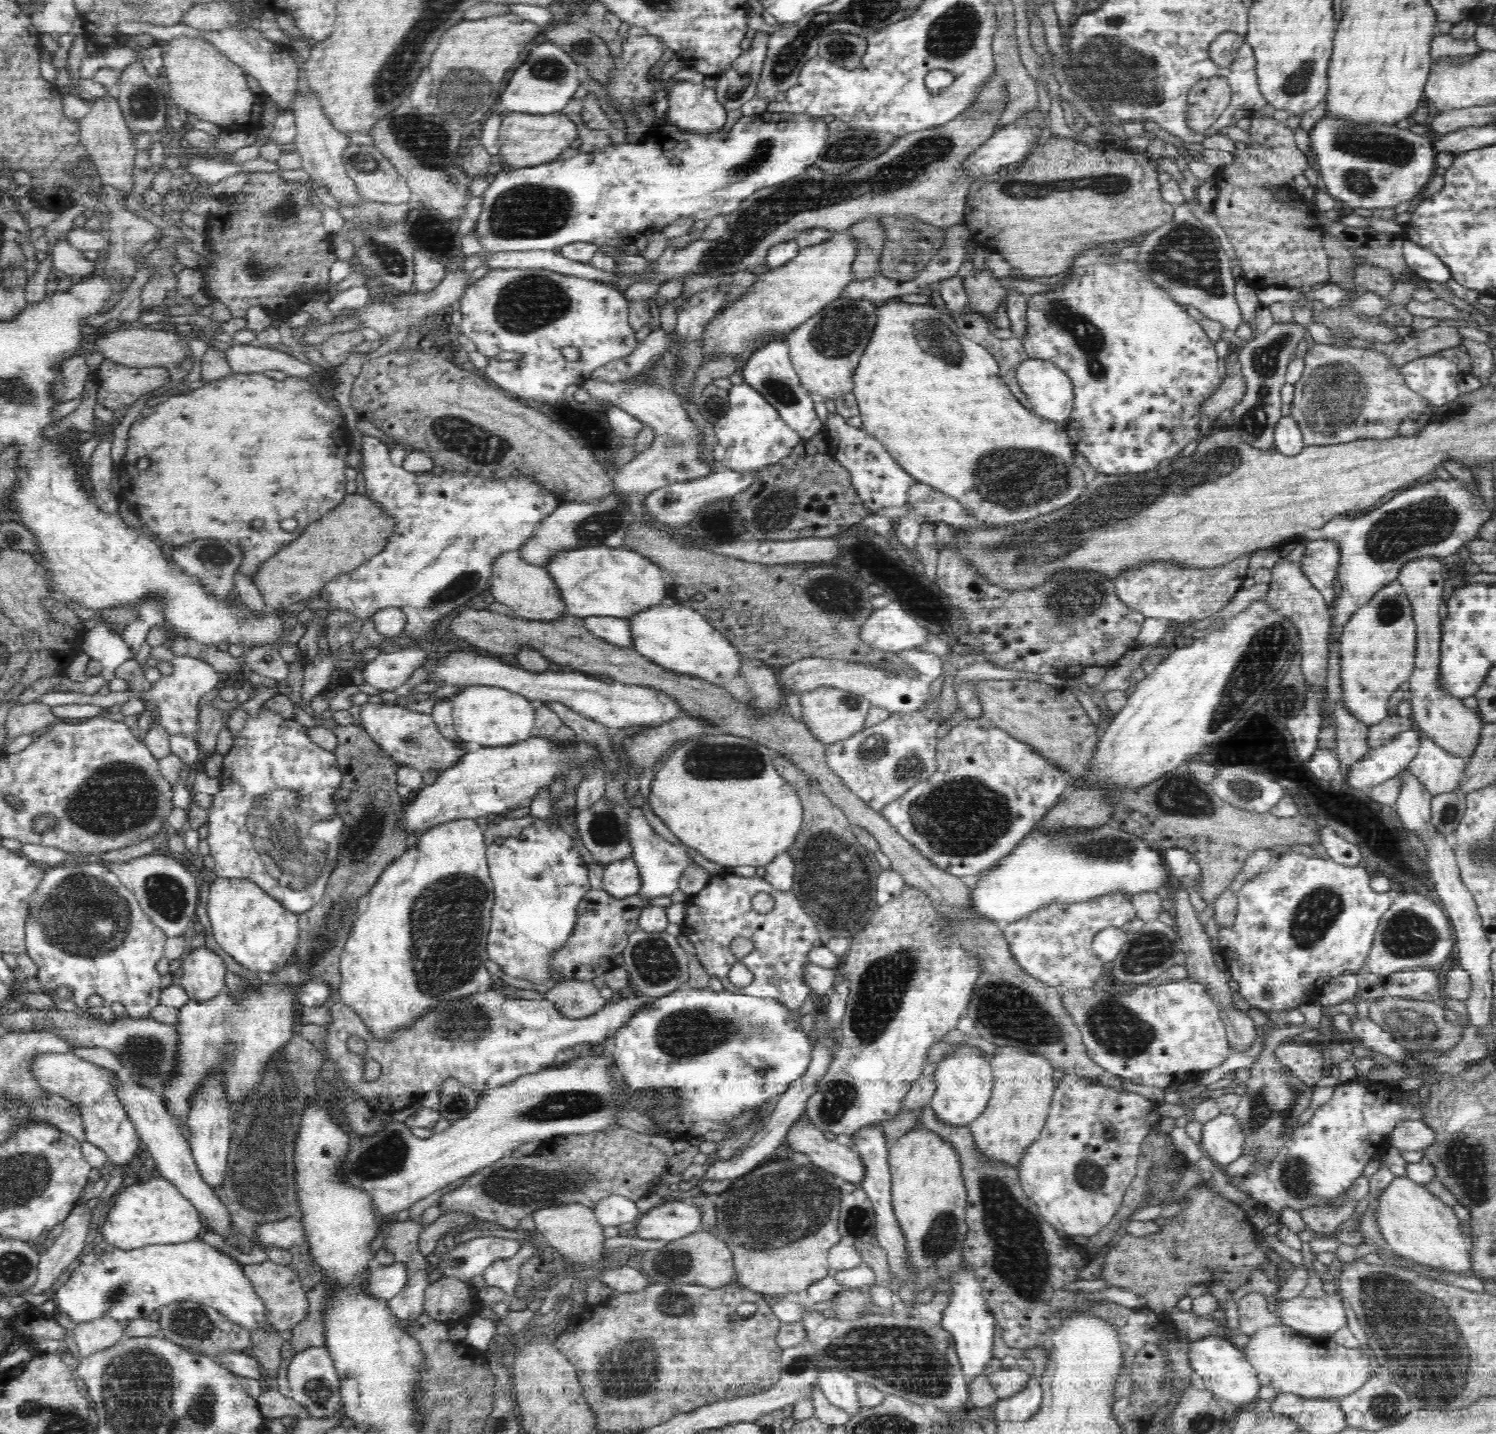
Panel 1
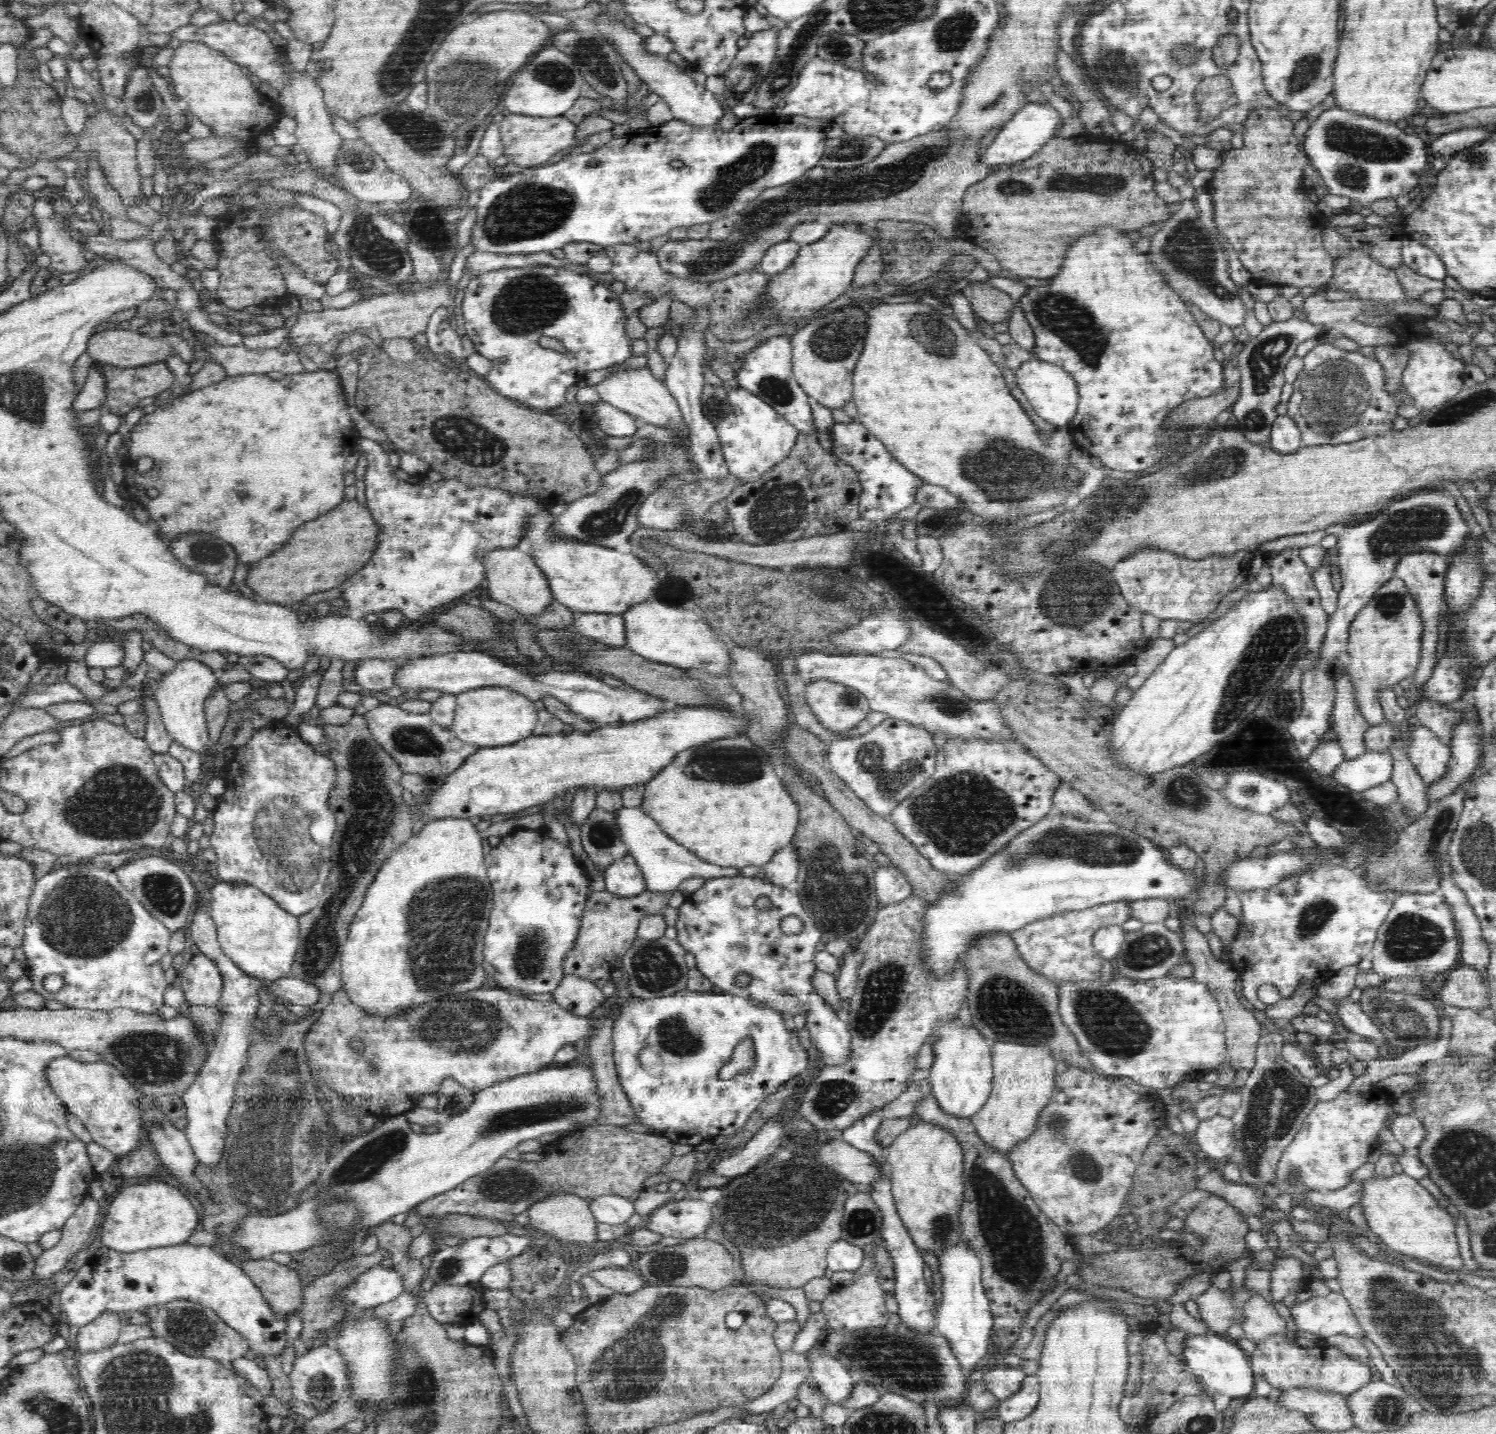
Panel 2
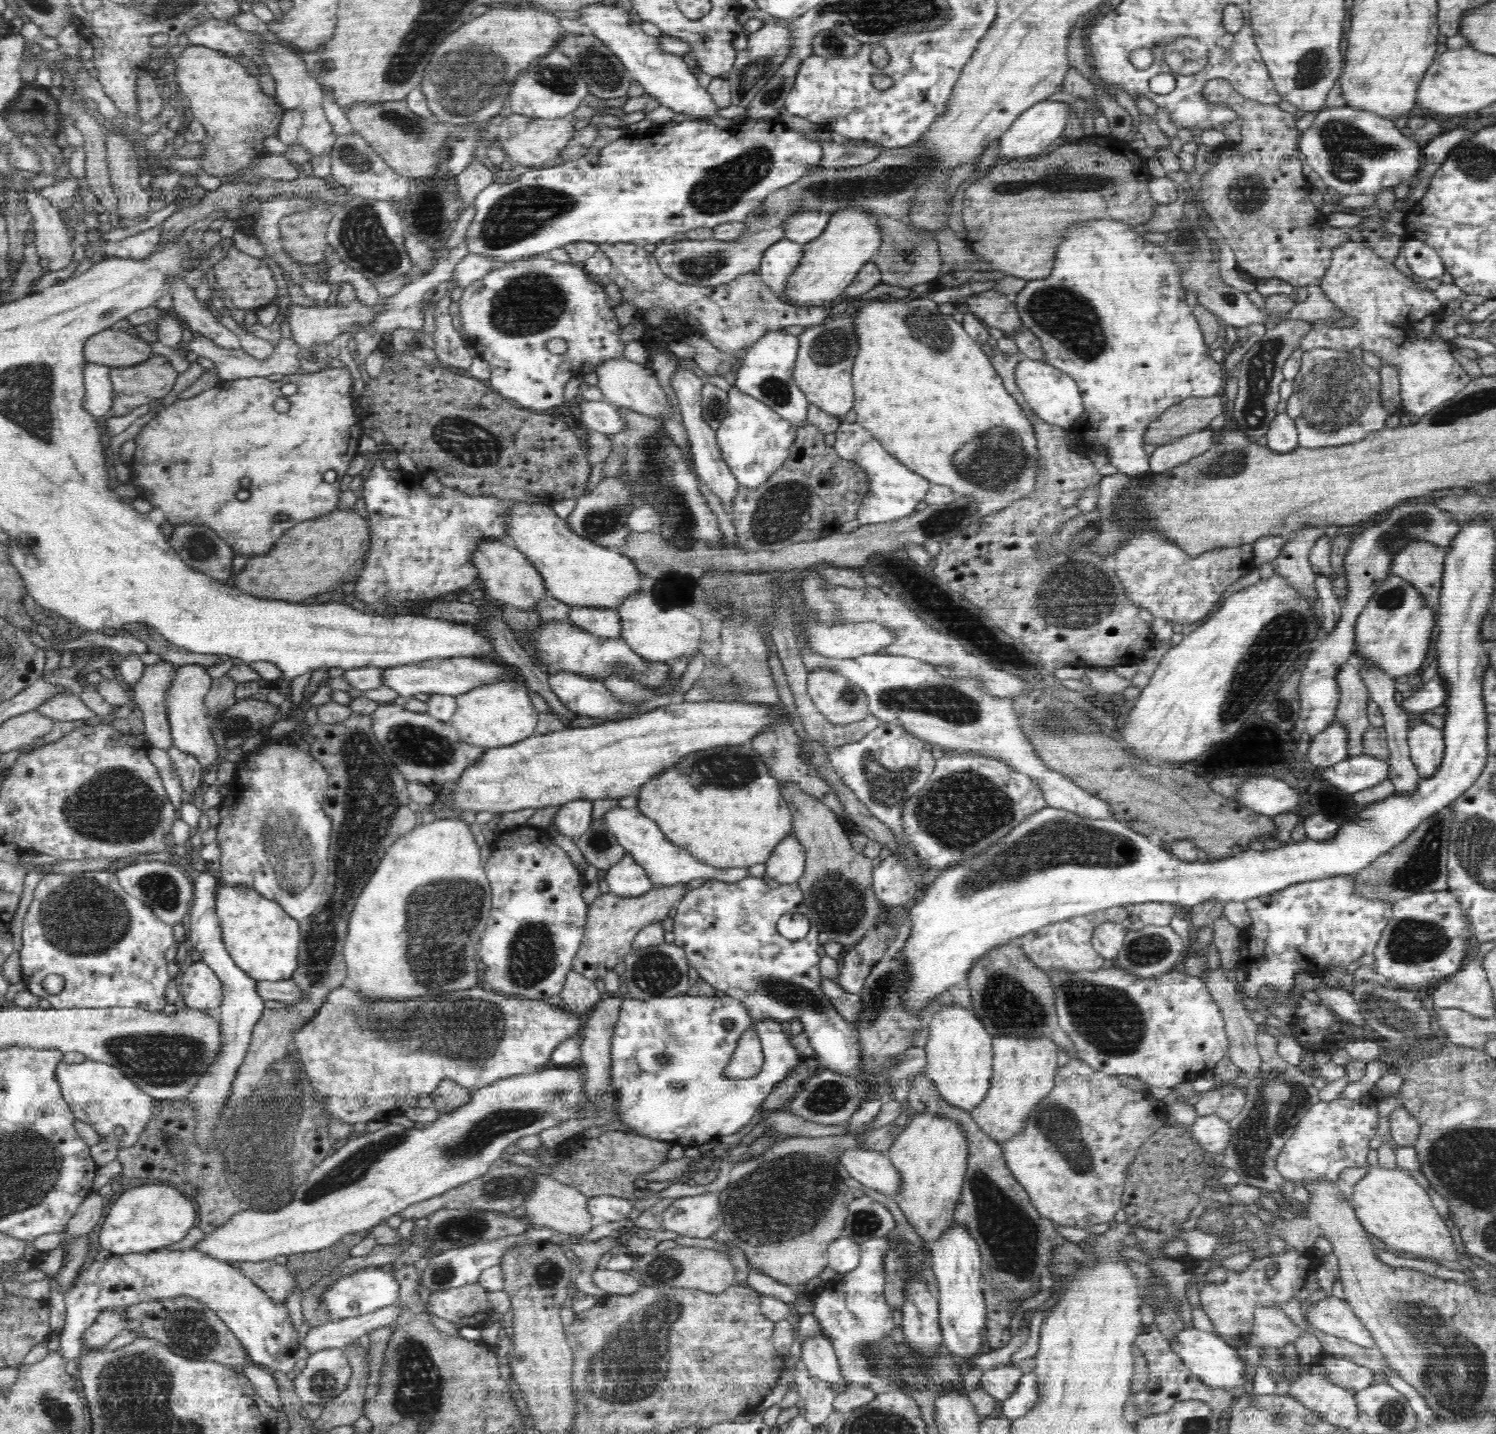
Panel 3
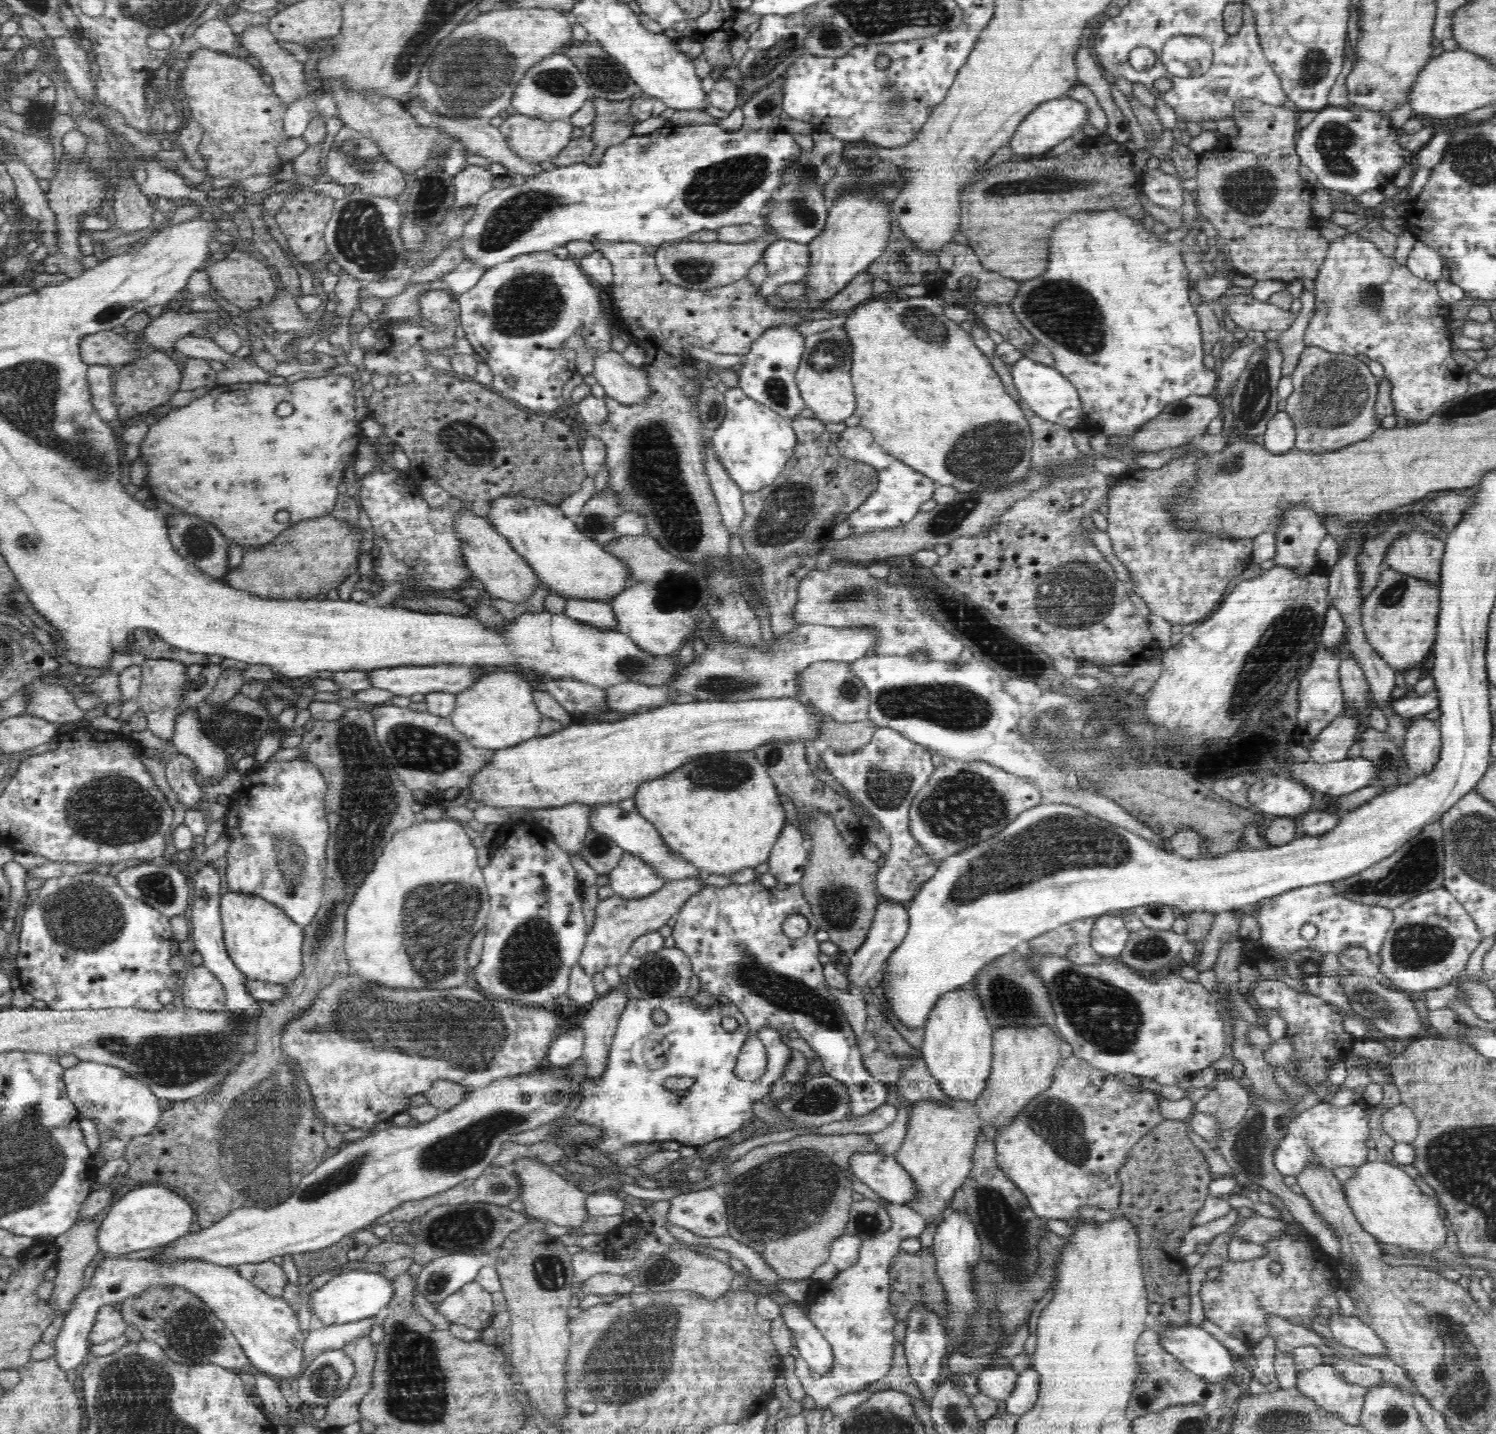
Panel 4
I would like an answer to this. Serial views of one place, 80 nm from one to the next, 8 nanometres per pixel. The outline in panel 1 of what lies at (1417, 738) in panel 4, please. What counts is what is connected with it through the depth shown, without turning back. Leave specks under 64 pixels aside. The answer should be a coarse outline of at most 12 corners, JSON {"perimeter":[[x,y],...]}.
{"perimeter":[[1420,732],[1408,766],[1432,796],[1452,792],[1467,761]]}

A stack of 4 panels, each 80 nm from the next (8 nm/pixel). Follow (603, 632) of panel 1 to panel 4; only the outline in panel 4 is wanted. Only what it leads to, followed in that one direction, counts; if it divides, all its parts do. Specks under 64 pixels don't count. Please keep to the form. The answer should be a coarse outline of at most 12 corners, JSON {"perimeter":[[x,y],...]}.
{"perimeter":[[566,600],[565,615],[585,625],[616,629],[610,604]]}

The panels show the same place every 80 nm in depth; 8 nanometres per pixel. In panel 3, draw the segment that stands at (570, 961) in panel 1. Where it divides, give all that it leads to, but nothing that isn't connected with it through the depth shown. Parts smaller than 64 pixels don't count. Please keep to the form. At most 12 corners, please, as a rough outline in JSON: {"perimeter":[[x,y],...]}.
{"perimeter":[[612,892],[587,906],[572,972],[596,980],[623,962],[637,934],[687,894]]}

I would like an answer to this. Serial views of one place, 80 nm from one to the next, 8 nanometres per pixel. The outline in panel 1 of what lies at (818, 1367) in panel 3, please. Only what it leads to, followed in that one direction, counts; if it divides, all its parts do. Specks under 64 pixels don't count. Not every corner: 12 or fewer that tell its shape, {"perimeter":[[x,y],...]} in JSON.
{"perimeter":[[832,1367],[817,1384],[834,1405],[851,1417],[861,1409],[856,1379]]}

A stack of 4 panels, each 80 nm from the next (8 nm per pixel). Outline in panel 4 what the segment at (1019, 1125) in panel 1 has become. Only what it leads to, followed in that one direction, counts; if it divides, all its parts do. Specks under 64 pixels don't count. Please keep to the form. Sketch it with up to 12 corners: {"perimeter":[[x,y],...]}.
{"perimeter":[[1048,1024],[992,1035],[975,1100],[997,1130],[1052,1086],[1062,1040]]}

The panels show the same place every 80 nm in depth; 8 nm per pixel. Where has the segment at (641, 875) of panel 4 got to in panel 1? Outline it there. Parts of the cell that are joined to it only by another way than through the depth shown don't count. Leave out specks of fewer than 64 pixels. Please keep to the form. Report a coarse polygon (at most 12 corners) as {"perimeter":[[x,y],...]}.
{"perimeter":[[631,856],[608,863],[602,888],[617,899],[638,895]]}

